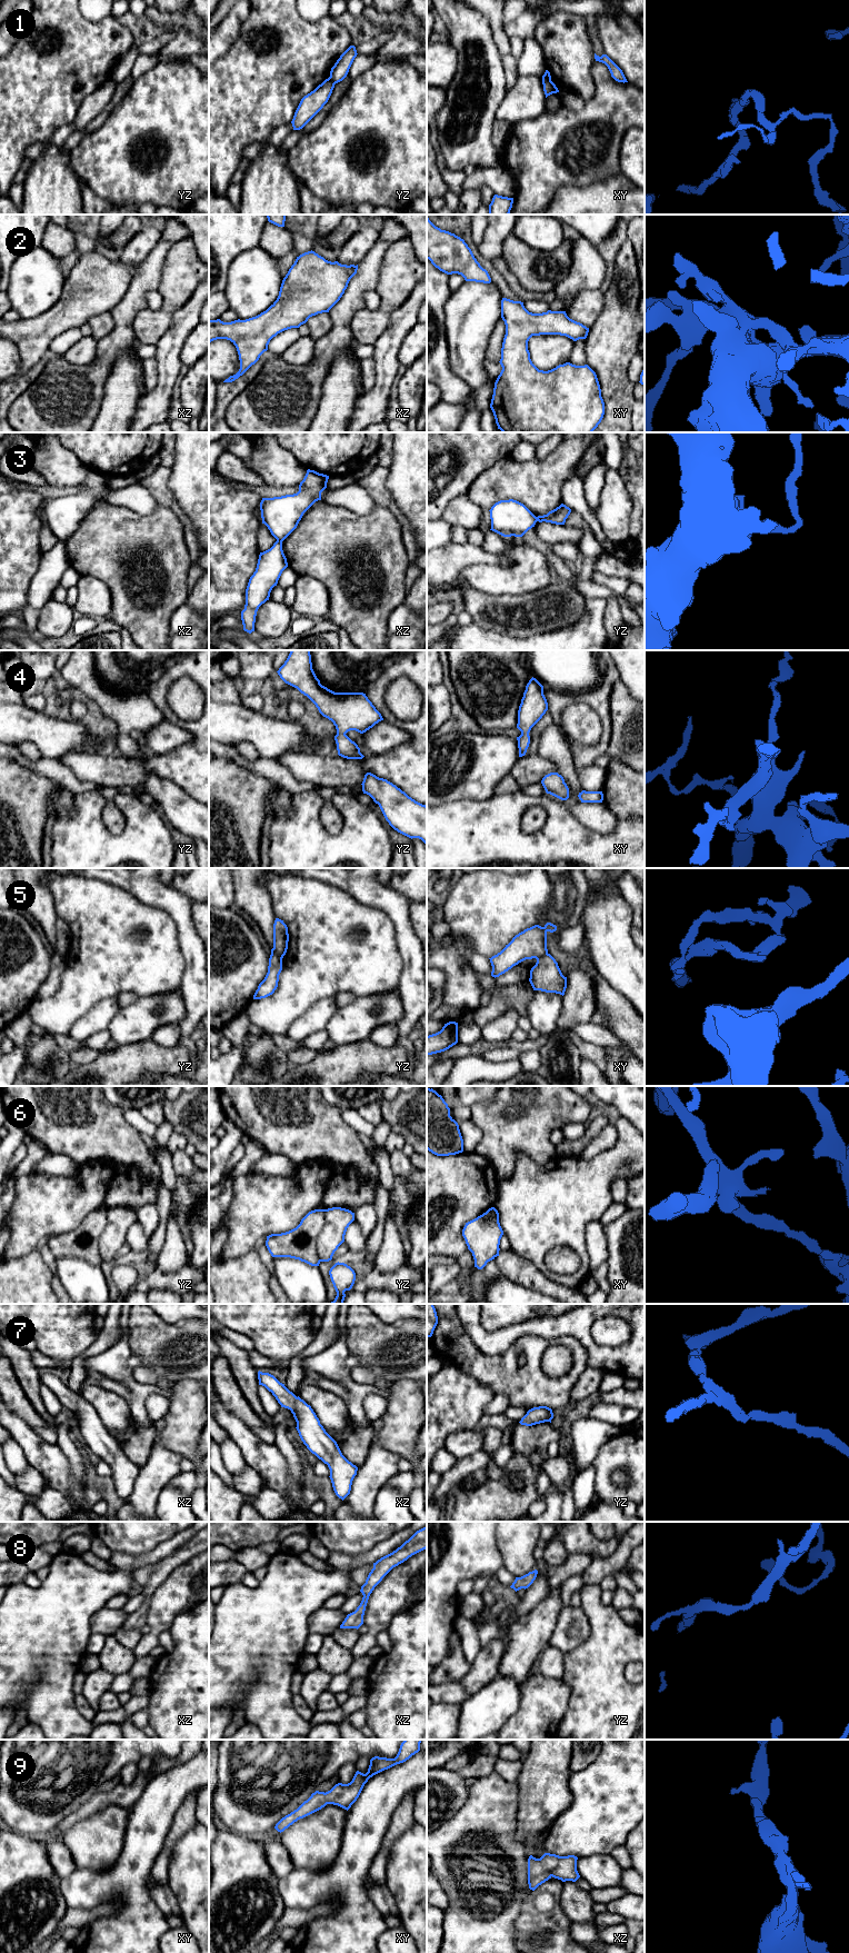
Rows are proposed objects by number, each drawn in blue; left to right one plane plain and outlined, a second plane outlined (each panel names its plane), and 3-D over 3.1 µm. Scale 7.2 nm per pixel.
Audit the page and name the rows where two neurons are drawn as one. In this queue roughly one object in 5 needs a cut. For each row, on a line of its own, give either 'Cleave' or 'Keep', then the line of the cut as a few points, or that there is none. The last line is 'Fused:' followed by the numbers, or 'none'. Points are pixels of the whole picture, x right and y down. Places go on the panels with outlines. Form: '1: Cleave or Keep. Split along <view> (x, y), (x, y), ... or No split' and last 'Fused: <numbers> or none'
1: Cleave. Split along yz (329, 77), (335, 83)
2: Keep. No split
3: Cleave. Split along xz (277, 539), (281, 541)
4: Keep. No split
5: Cleave. Split along yz (271, 953), (281, 958)
6: Cleave. Split along yz (325, 1209), (325, 1223), (317, 1238), (319, 1261)
7: Keep. No split
8: Keep. No split
9: Keep. No split
Fused: 1, 3, 5, 6

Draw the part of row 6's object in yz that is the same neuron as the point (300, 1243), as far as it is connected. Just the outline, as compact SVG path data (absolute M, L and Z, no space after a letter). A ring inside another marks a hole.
M324 1209L311 1210L296 1228L267 1236L266 1246L272 1257L290 1257L319 1266L317 1238L323 1224Z

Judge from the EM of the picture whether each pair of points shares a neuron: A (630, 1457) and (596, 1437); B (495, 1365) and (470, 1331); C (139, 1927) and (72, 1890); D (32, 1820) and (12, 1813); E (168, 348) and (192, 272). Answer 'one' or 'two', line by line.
A: two
B: two
C: one
D: one
E: two

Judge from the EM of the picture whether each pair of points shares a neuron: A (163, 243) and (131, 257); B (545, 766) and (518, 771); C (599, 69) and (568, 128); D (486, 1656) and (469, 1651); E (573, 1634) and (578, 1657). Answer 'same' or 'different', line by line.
A: different
B: same
C: same
D: different
E: different

